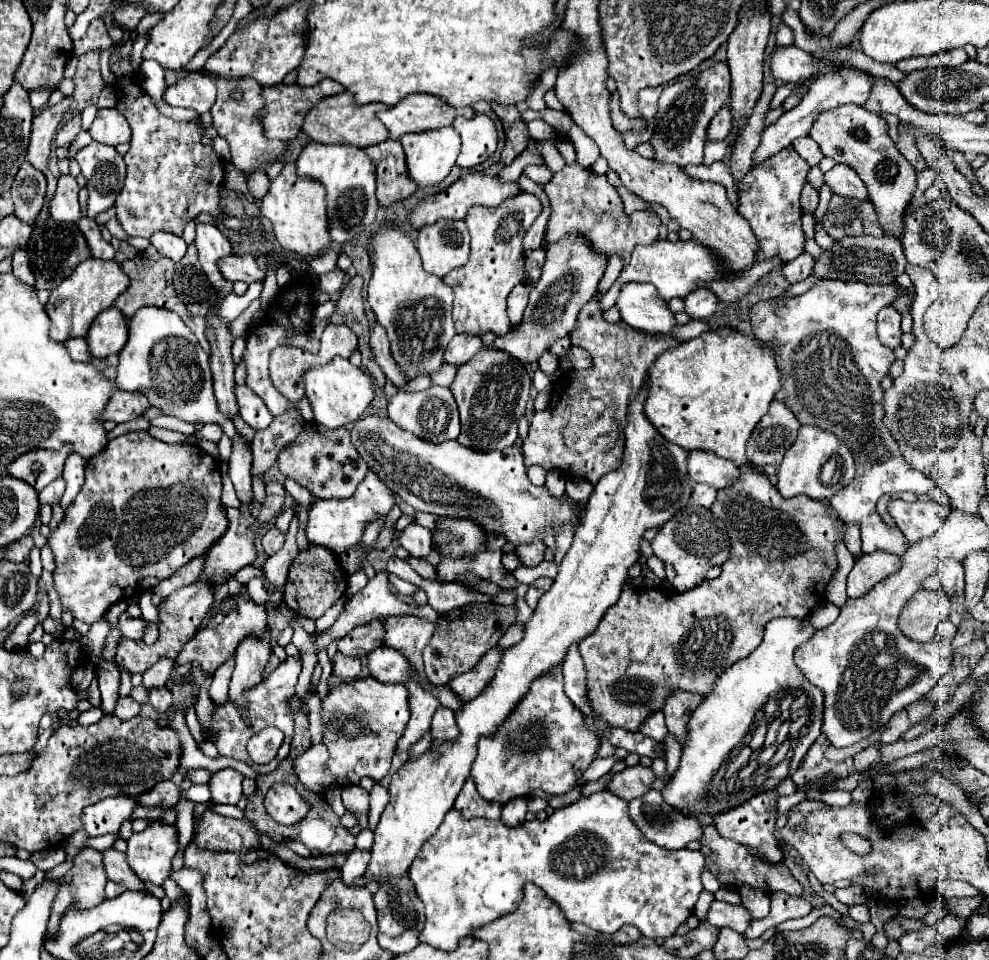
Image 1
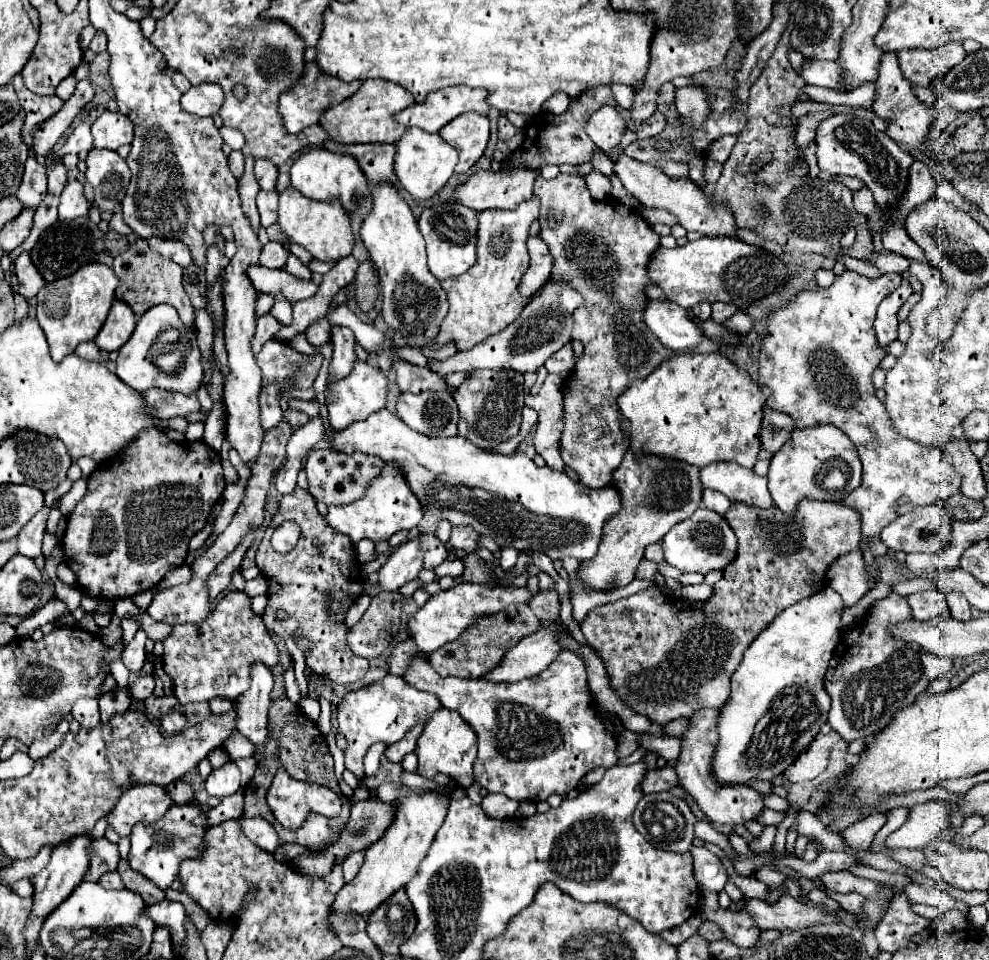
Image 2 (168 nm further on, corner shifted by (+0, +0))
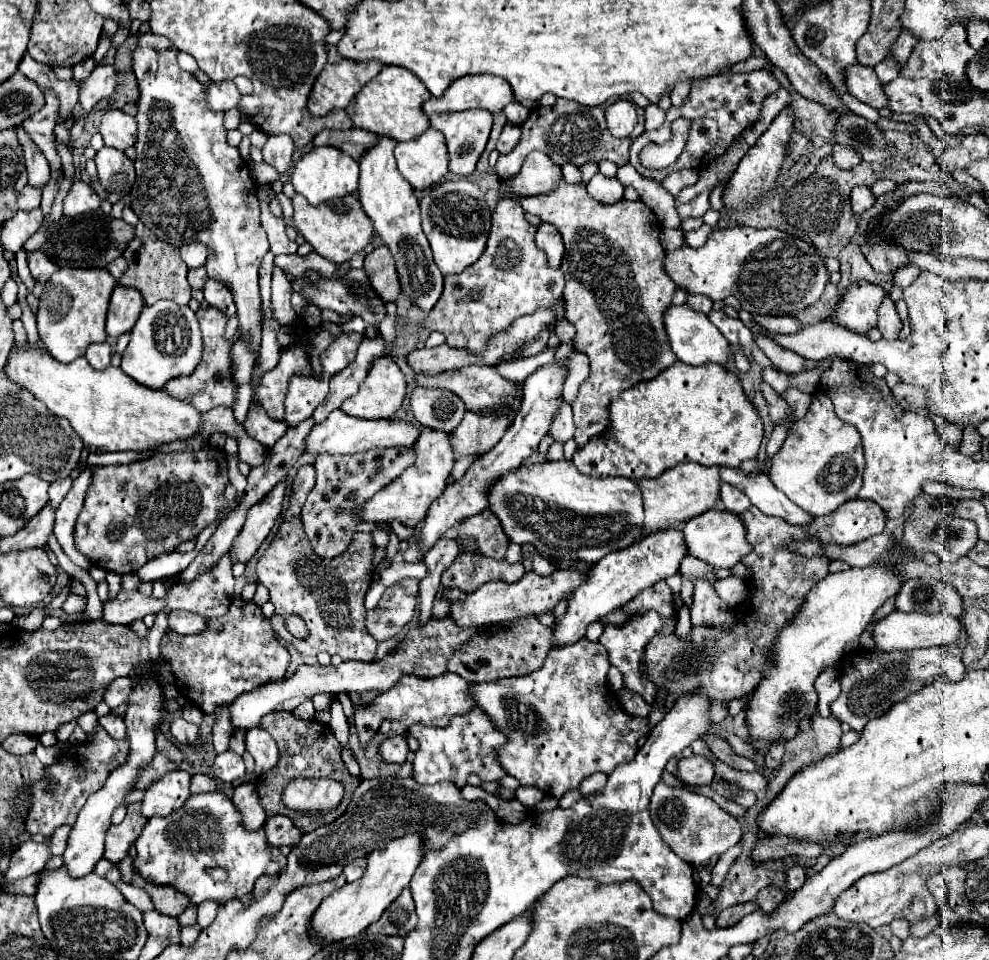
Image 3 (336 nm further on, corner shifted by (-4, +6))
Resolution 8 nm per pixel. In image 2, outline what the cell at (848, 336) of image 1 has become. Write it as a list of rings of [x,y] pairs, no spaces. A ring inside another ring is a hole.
[[[846,269],[828,289],[808,285],[788,307],[770,313],[768,335],[760,351],[758,383],[772,391],[766,407],[788,413],[796,427],[834,423],[856,445],[864,467],[862,483],[842,503],[862,515],[862,549],[870,547],[874,555],[888,551],[878,541],[878,535],[898,517],[898,501],[902,497],[920,507],[940,499],[946,501],[950,495],[960,493],[962,479],[952,463],[946,461],[942,449],[922,447],[894,431],[894,423],[872,385],[872,373],[884,357],[872,327],[876,307],[900,281],[902,277],[896,273],[868,279]]]

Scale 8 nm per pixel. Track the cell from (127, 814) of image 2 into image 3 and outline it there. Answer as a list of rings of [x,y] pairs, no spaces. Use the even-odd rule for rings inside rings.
[[[186,771],[166,773],[162,779],[152,781],[142,799],[142,817],[164,817],[182,807],[190,797],[190,775]]]

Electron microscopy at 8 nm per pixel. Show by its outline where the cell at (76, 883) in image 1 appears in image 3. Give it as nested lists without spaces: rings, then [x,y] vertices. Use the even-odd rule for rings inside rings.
[[[140,803],[126,807],[126,819],[120,825],[110,825],[106,831],[106,853],[104,859],[110,863],[120,863],[126,855],[130,845],[142,833],[146,819],[140,815]]]

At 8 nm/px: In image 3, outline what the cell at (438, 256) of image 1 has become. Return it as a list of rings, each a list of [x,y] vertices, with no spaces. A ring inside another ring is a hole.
[[[468,179],[446,181],[432,189],[420,201],[422,229],[430,241],[434,261],[442,275],[462,273],[466,267],[478,261],[484,253],[490,233],[490,207],[484,201],[484,193]]]

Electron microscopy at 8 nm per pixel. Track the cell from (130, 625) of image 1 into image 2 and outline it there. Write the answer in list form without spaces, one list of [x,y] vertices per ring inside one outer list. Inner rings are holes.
[[[140,613],[140,615],[138,615],[138,623],[140,623],[140,627],[146,631],[146,635],[148,635],[152,641],[164,641],[164,639],[170,635],[170,631],[172,631],[172,625],[168,625],[168,623],[158,623],[158,621],[150,619],[148,613]]]

